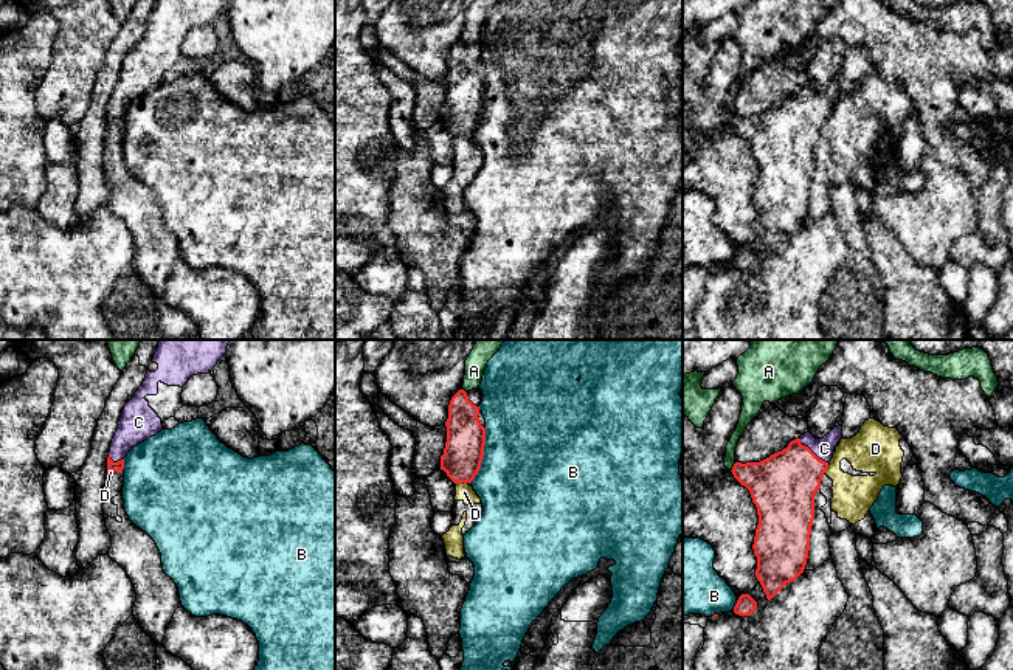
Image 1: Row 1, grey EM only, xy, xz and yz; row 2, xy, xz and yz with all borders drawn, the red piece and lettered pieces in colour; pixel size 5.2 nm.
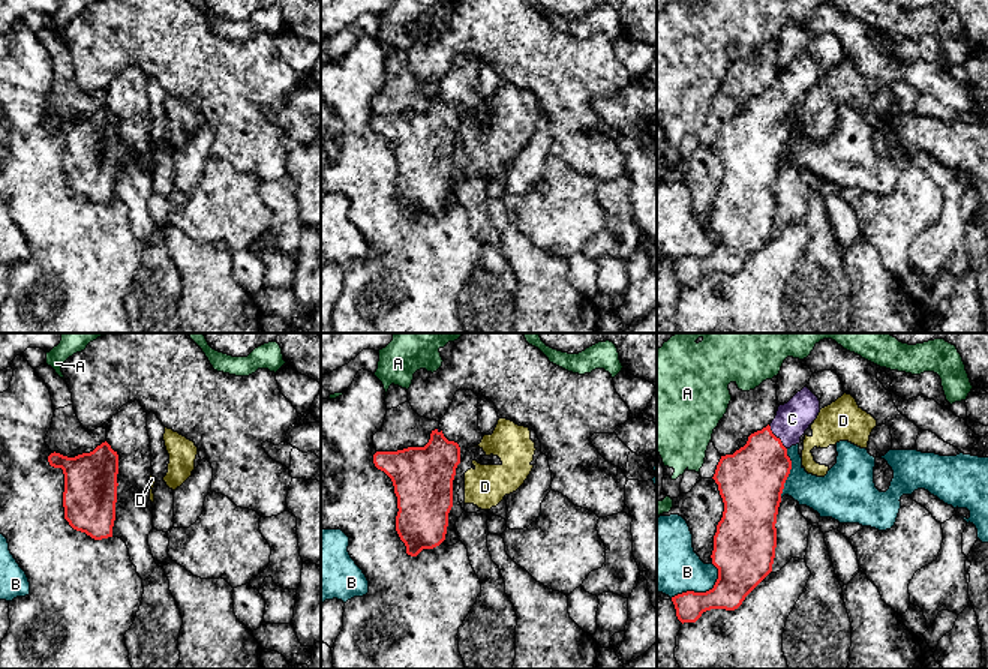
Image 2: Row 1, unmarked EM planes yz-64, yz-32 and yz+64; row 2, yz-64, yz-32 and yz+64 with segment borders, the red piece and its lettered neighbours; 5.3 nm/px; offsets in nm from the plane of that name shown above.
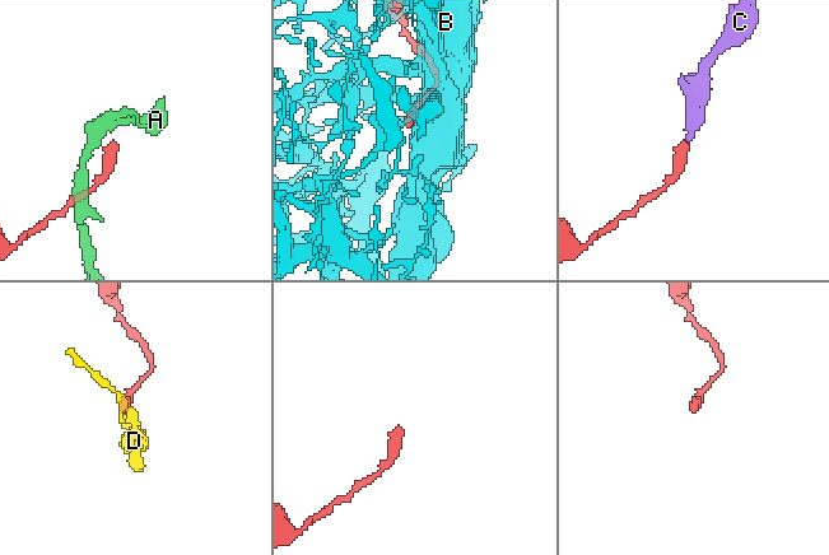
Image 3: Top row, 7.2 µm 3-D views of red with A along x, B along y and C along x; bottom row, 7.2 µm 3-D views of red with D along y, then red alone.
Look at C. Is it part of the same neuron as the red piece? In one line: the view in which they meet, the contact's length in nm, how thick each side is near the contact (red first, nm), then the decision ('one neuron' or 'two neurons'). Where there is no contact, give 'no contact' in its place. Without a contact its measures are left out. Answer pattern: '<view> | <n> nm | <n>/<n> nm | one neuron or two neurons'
yz | 220 nm | 340/110 nm | one neuron

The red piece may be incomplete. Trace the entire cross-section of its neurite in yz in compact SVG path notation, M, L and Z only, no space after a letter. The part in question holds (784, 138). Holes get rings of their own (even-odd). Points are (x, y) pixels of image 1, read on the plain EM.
M841 78L822 92L807 84L782 104L760 115L735 115L731 123L757 160L754 226L768 253L805 222L814 149L841 92Z

